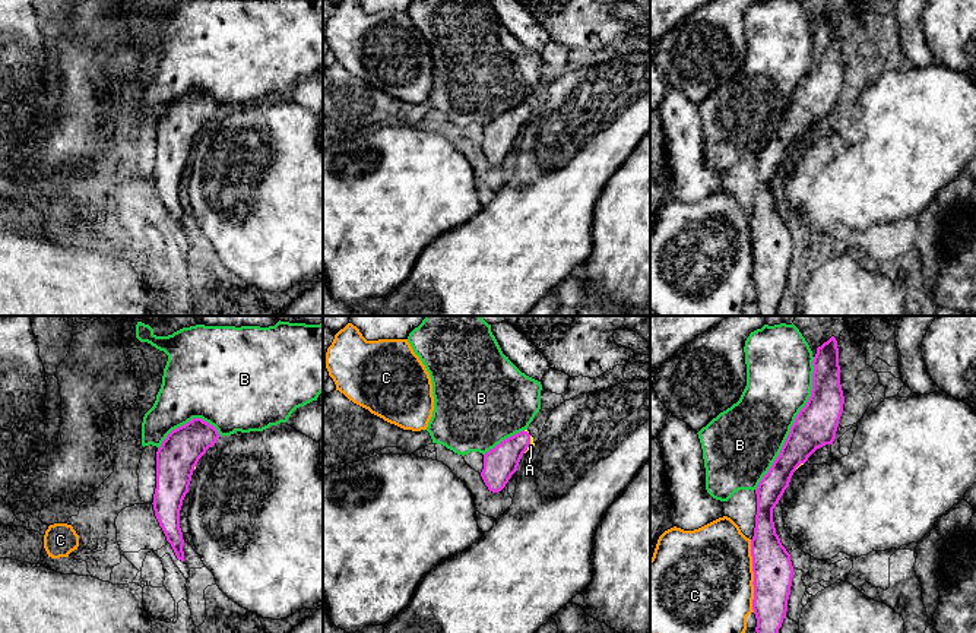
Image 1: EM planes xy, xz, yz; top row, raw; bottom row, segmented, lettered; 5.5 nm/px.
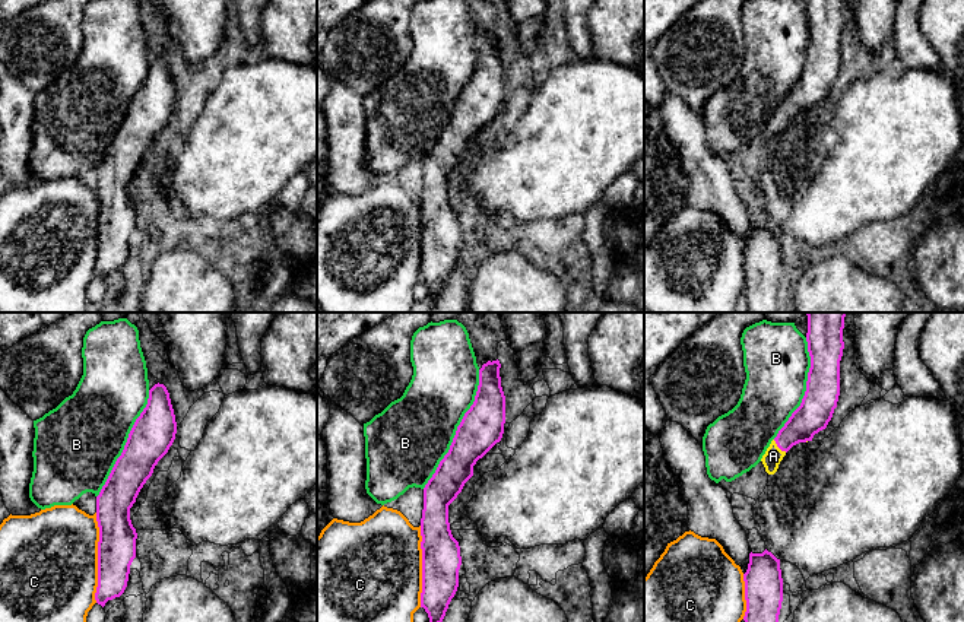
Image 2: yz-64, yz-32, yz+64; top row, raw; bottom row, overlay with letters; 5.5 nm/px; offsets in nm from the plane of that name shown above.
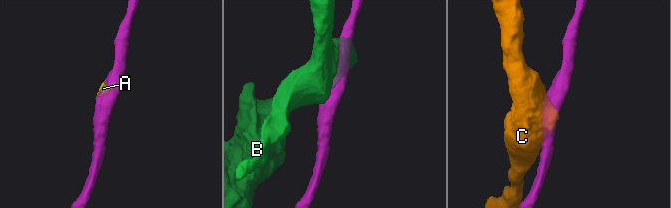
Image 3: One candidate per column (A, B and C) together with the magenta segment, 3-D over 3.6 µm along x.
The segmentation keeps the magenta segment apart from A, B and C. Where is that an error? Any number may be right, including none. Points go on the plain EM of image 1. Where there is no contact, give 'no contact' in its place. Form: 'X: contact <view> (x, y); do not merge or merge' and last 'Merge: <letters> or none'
A: contact xz (529, 116); merge
B: contact yz (794, 97); do not merge
C: contact yz (754, 249); do not merge
Merge: A

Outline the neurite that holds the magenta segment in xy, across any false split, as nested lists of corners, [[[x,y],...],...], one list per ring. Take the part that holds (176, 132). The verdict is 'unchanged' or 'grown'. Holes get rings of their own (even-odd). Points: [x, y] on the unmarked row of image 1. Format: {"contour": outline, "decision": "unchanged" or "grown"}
{"contour": [[[202,91],[172,102],[156,124],[155,189],[178,232],[184,234],[180,183],[199,132],[219,111]]], "decision": "unchanged"}

